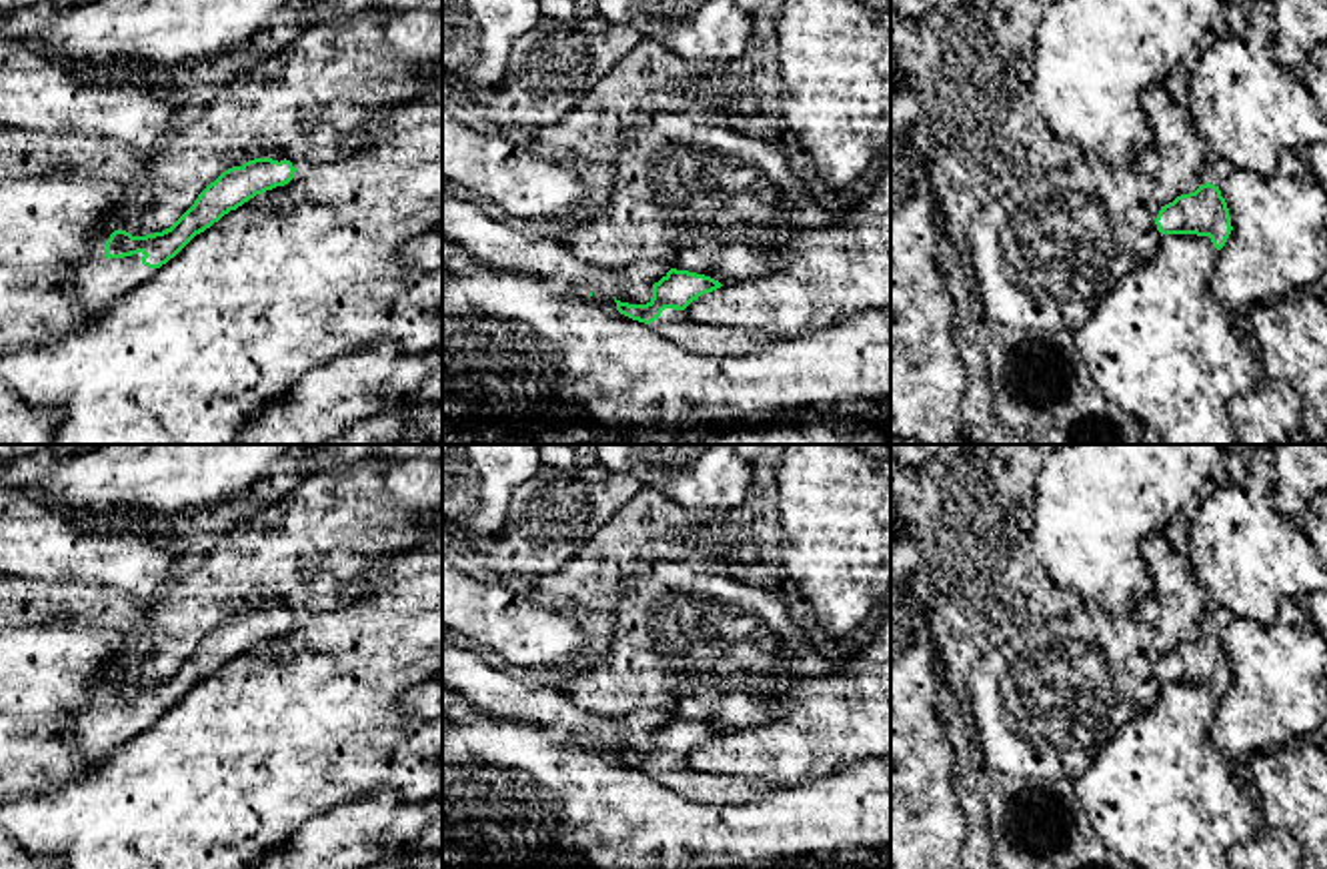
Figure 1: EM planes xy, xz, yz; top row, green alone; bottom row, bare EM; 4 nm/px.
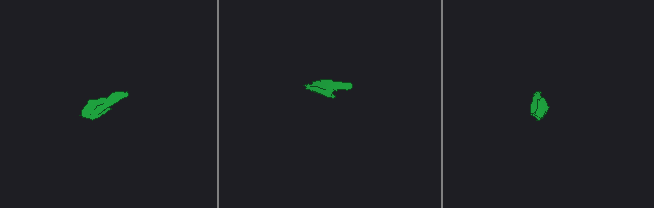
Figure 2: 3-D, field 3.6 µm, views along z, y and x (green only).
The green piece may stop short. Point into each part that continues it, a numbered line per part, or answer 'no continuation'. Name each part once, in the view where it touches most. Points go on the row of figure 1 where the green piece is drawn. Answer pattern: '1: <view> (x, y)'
1: xy (101, 281)
2: xz (675, 325)

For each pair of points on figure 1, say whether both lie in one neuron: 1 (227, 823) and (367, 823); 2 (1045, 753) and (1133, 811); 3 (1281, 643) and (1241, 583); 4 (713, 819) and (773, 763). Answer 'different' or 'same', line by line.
1: different
2: different
3: different
4: different

